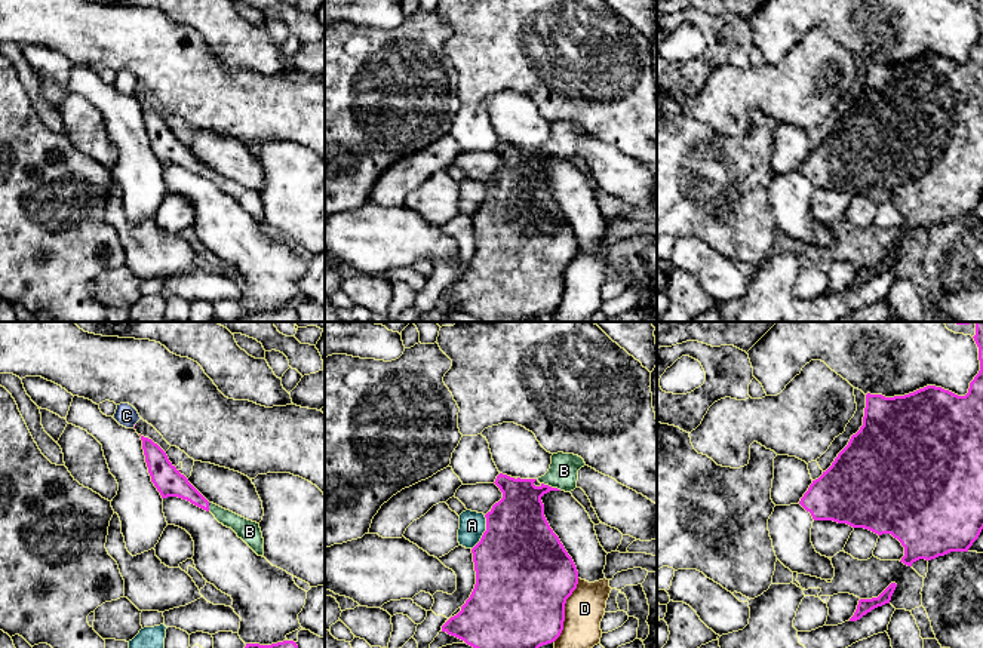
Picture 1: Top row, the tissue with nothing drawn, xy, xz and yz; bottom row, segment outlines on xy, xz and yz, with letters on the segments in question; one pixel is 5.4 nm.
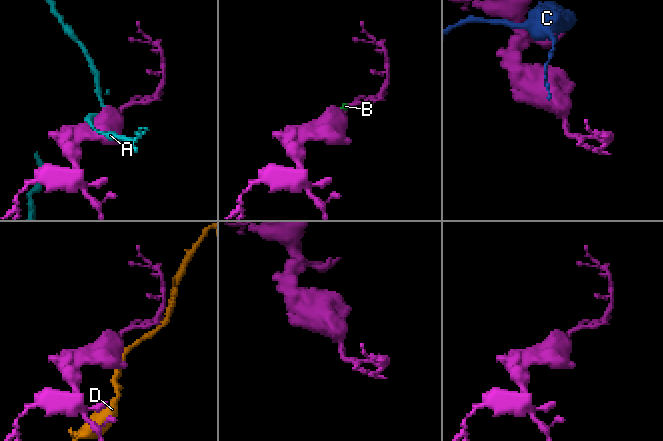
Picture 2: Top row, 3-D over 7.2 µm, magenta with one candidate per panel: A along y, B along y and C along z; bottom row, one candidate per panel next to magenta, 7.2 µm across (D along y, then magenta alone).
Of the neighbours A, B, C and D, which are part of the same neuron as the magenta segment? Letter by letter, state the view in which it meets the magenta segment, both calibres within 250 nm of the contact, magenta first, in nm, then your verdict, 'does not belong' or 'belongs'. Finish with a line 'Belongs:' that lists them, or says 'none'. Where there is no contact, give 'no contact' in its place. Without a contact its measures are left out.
A: xz | 480/140 nm | does not belong
B: xz | 300/160 nm | belongs
C: no contact | does not belong
D: xz | 500/220 nm | does not belong
Belongs: B

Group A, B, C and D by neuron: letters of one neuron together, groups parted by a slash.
A / B / C / D

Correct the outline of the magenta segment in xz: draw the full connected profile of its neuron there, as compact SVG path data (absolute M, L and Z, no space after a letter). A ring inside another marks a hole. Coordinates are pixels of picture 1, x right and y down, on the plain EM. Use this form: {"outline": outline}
{"outline": "M557 120L552 123L549 139L538 147L514 147L503 141L497 144L494 151L503 160L503 166L485 182L486 199L471 216L476 239L474 257L461 279L442 294L442 300L464 308L482 322L535 322L540 314L552 311L560 304L565 289L565 271L577 257L578 239L549 193L541 165L550 159L574 159L578 138L584 133L581 125Z"}

